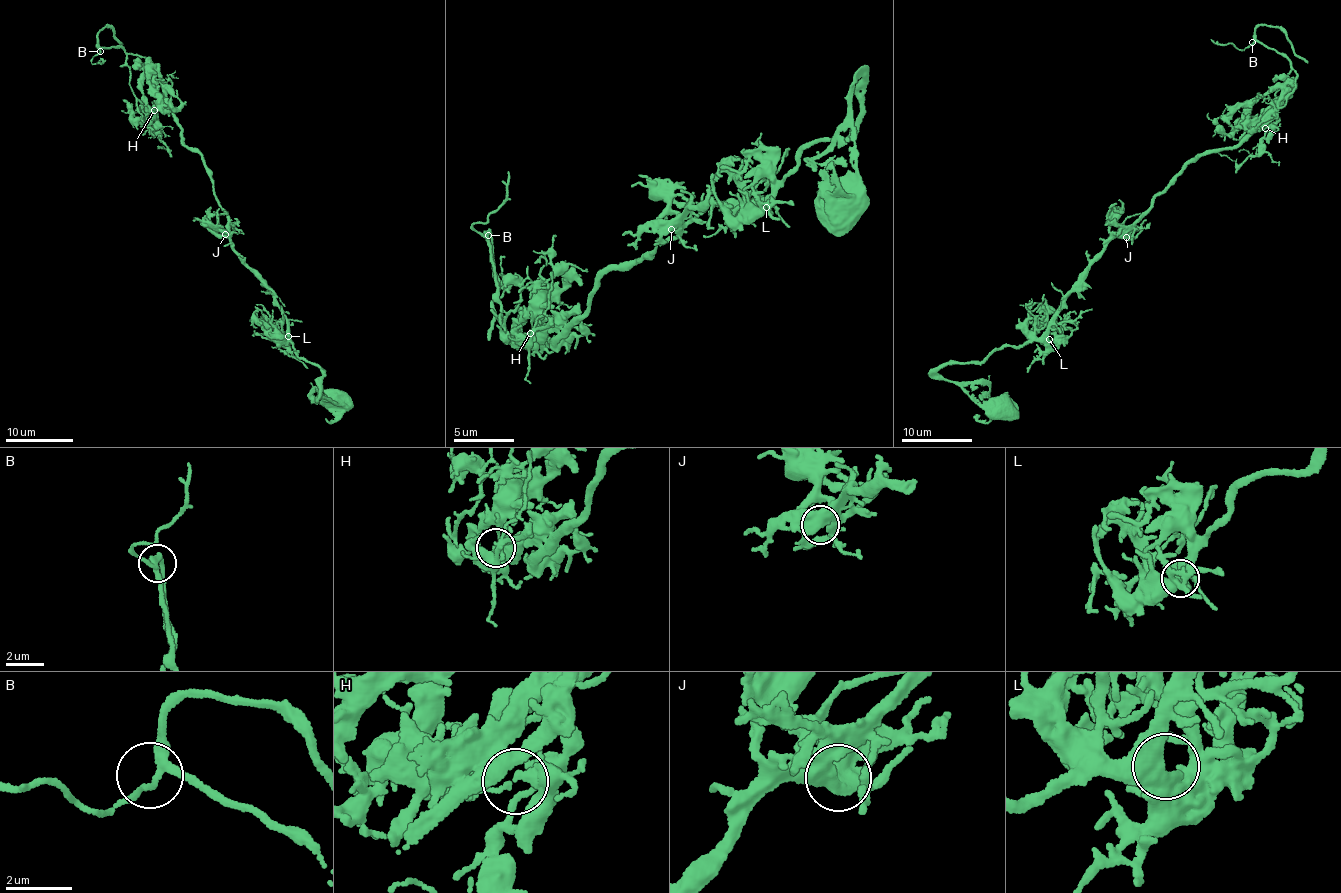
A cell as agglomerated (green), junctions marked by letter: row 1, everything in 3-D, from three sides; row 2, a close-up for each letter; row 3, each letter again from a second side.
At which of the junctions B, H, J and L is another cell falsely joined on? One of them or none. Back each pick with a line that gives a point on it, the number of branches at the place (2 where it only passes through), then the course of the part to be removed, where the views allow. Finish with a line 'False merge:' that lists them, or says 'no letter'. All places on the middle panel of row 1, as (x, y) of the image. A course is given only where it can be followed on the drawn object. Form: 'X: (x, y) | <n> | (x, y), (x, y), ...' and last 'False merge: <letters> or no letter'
H: (530, 333) | 4 | (531, 332), (524, 342), (509, 337), (502, 323), (487, 238), (492, 231), (494, 316), (486, 341)
False merge: H

